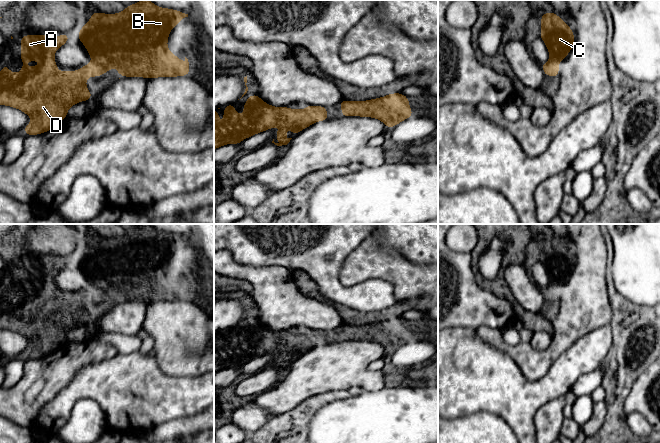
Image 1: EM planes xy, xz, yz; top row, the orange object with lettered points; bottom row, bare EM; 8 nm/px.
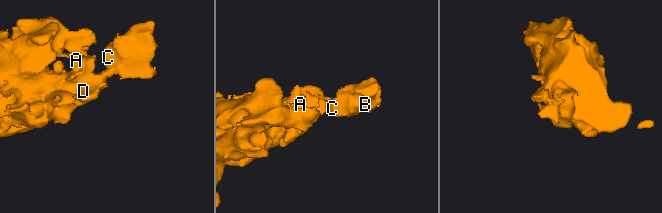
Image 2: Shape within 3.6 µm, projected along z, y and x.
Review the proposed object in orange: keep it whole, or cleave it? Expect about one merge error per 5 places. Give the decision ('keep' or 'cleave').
keep

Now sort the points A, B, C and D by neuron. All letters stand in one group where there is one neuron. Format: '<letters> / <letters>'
A B C D

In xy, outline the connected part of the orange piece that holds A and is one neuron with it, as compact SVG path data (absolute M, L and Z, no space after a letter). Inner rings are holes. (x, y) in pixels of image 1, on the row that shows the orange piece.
M149 0L139 1L127 6L123 12L117 14L93 12L91 19L78 32L78 38L85 45L92 57L92 61L89 65L82 66L79 71L56 71L59 66L54 61L54 54L60 46L68 42L70 35L63 33L60 37L51 36L49 38L42 34L38 36L32 36L30 34L22 36L20 41L21 63L23 66L20 73L12 73L6 64L1 65L3 71L0 74L0 105L17 108L29 115L33 122L24 126L25 135L37 135L55 128L63 119L67 118L67 110L72 105L91 99L93 95L87 89L85 80L91 75L94 77L101 76L116 64L118 65L116 69L117 73L123 77L157 78L188 76L190 71L188 59L185 57L185 61L182 64L181 59L177 58L167 48L170 31L185 17L188 17L188 14L173 9L158 7ZM30 60L39 60L41 65L39 67L28 68L24 64Z

